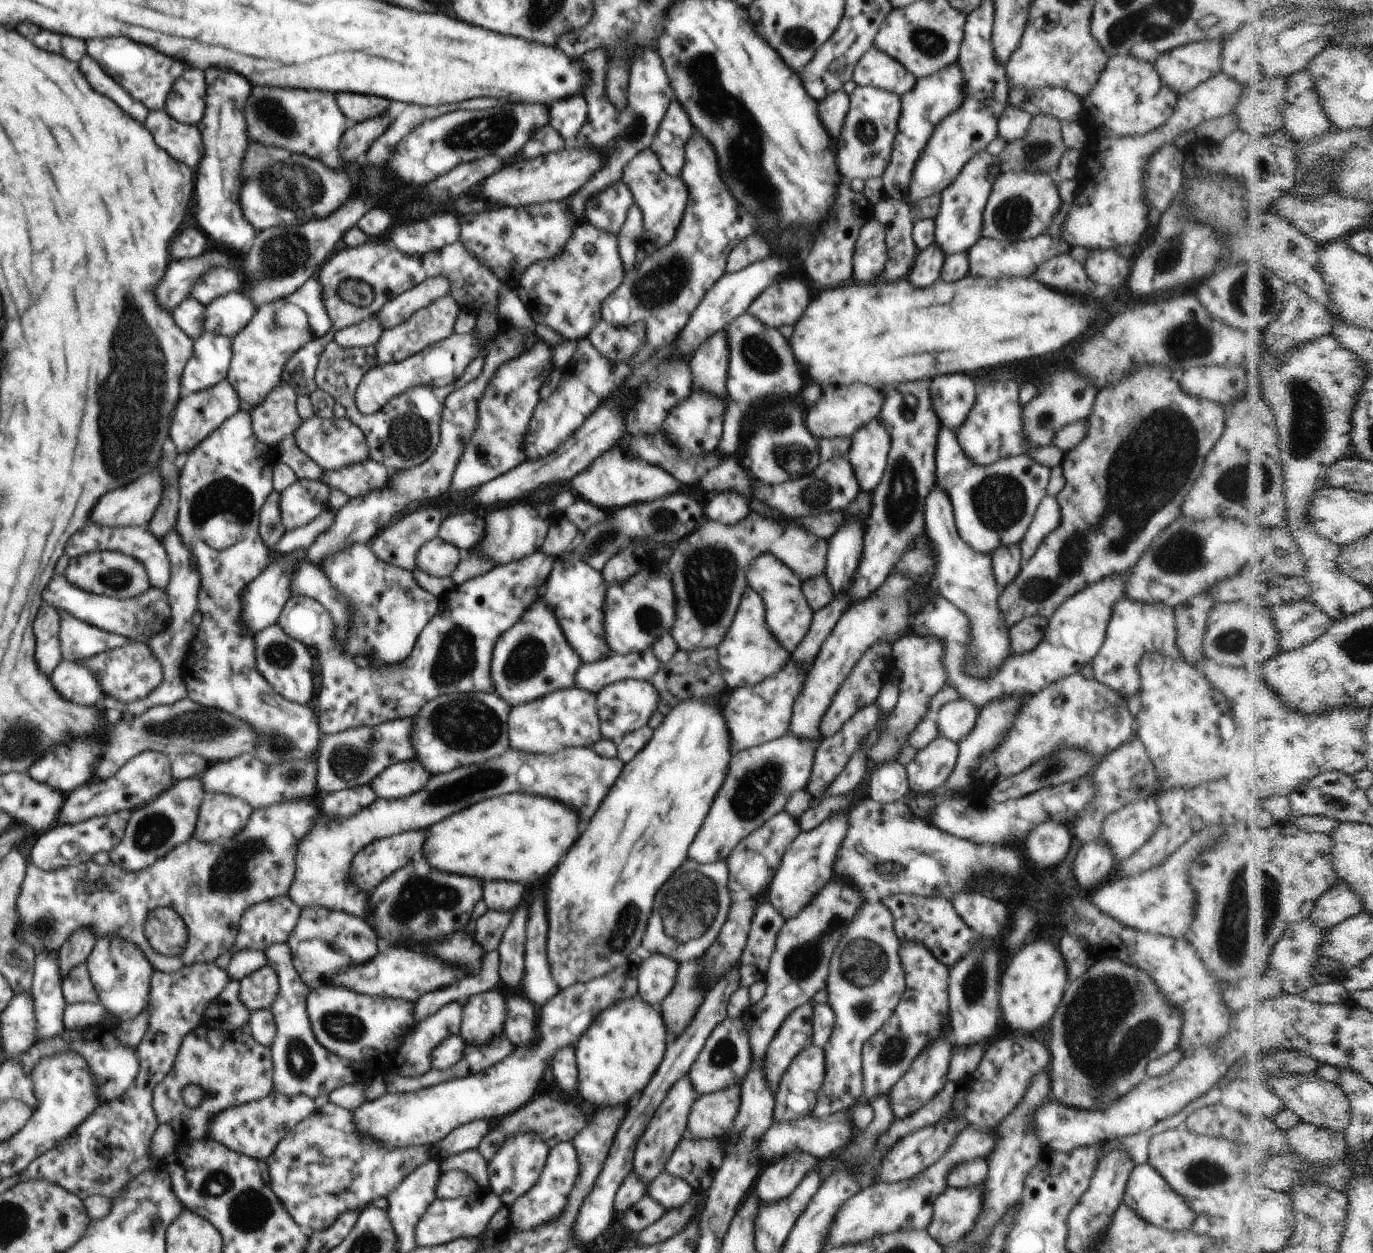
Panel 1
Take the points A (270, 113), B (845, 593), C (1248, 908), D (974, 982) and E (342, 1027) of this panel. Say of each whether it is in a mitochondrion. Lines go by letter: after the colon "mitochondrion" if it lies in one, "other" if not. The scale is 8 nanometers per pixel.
A: mitochondrion
B: other
C: mitochondrion
D: mitochondrion
E: mitochondrion

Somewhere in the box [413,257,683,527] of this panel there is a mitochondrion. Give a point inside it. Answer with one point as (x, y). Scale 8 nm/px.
(480, 451)

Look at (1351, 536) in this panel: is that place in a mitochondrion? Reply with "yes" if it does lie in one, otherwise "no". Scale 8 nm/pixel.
no

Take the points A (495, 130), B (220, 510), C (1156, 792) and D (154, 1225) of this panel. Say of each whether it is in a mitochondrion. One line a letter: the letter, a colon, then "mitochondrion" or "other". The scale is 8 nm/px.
A: mitochondrion
B: mitochondrion
C: other
D: other

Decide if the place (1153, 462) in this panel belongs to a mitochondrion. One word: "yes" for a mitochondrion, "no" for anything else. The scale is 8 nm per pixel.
yes

